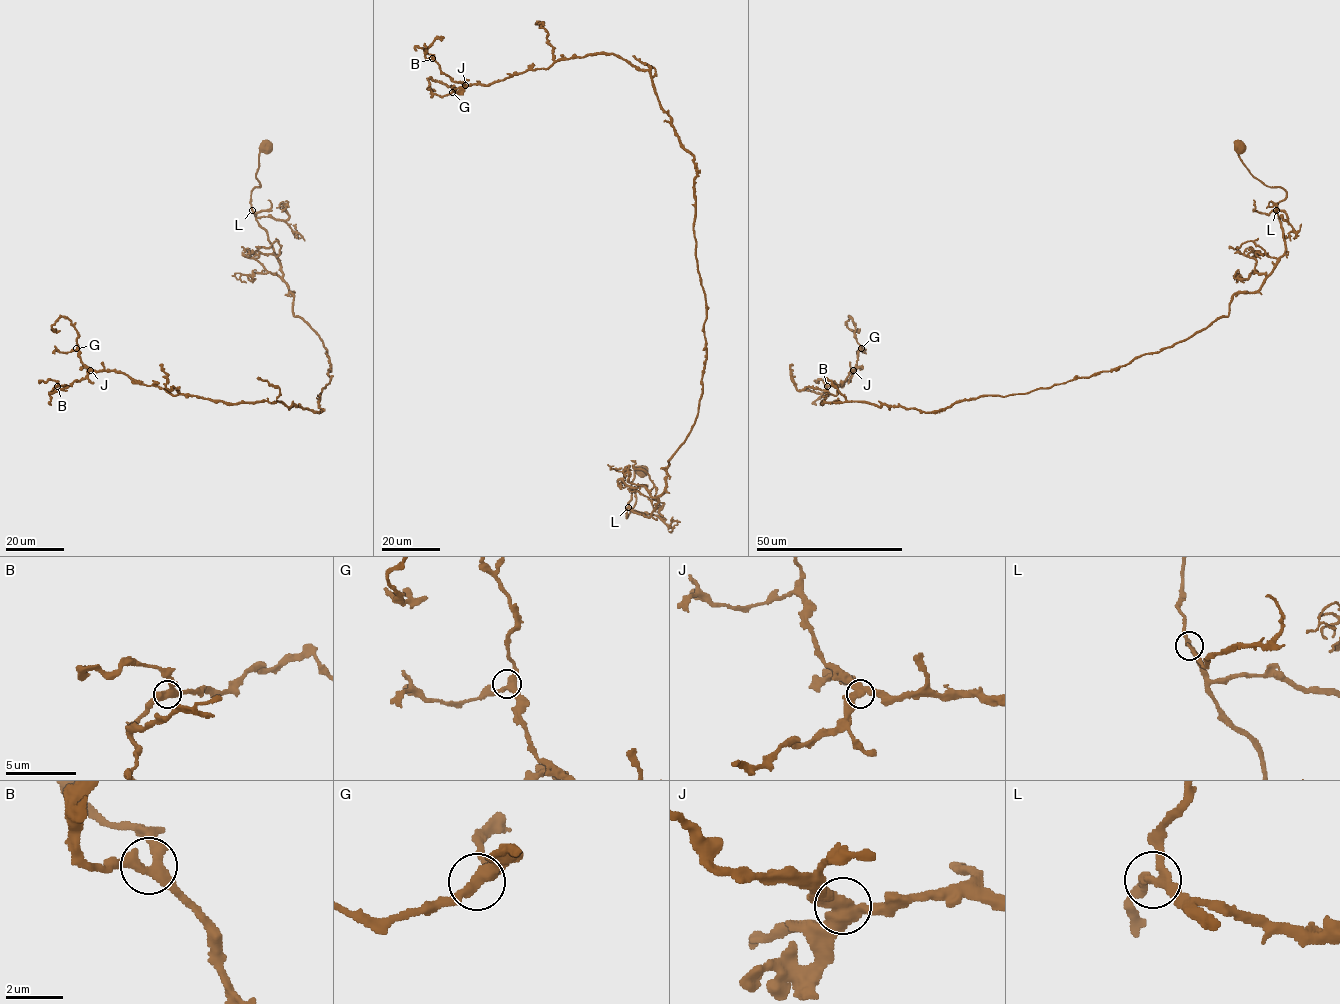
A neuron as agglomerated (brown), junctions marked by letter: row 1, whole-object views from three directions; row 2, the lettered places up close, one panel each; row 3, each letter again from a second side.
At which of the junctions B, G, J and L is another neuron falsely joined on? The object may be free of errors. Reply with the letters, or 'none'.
none

